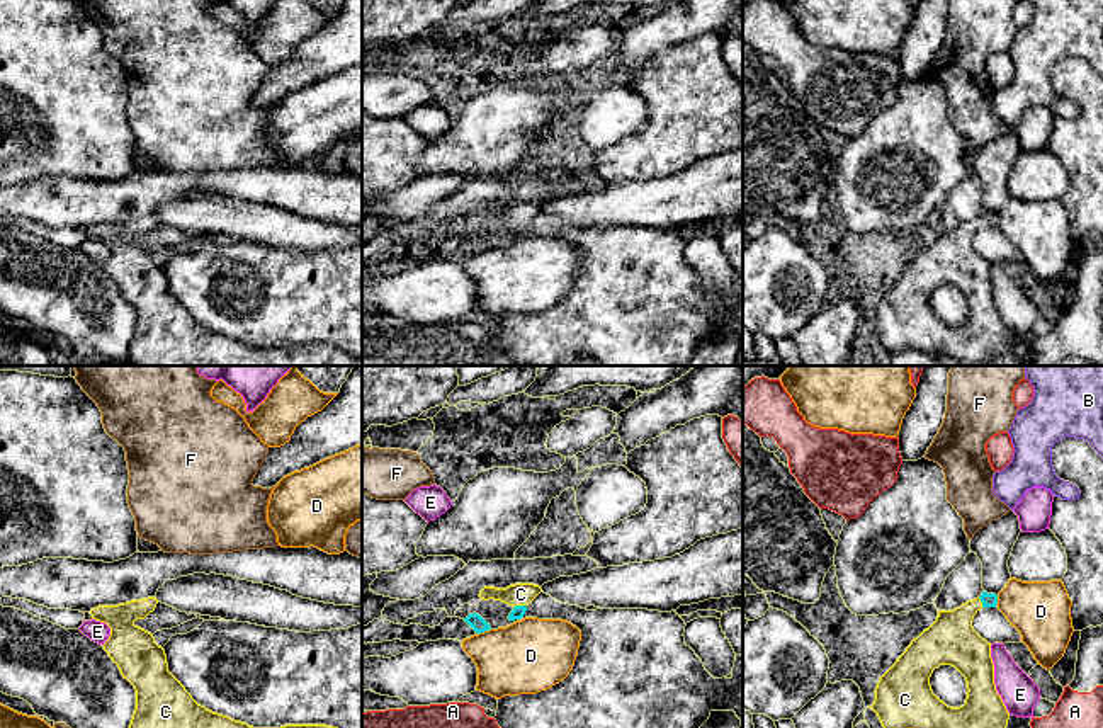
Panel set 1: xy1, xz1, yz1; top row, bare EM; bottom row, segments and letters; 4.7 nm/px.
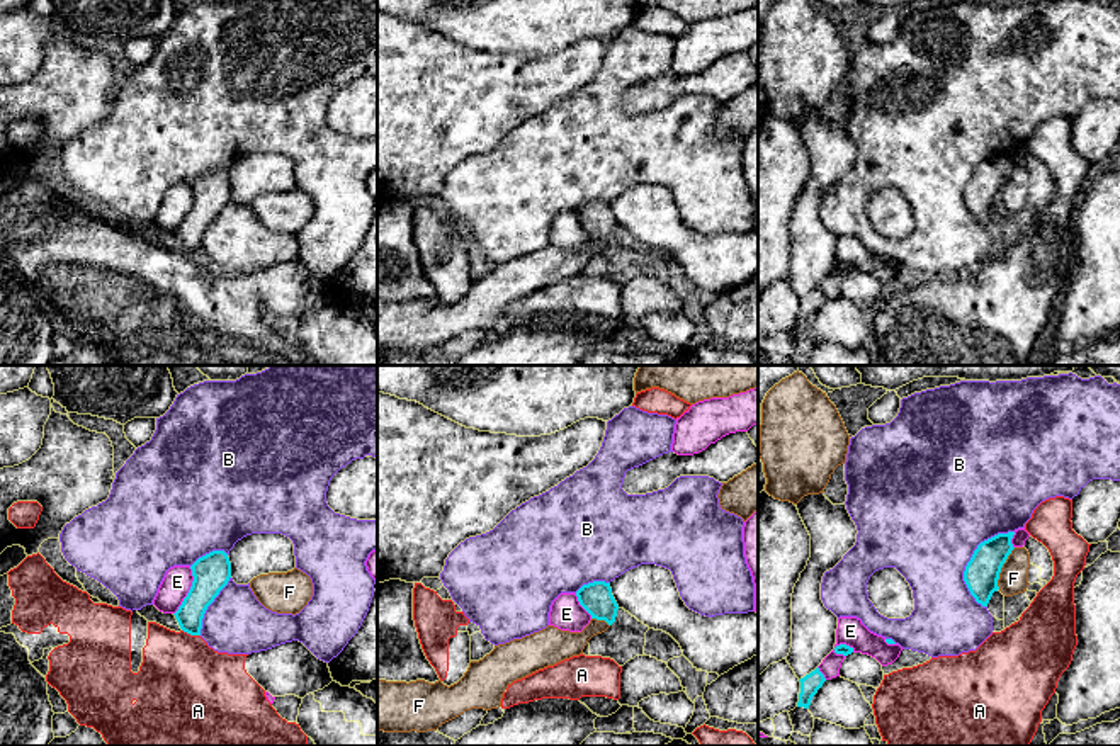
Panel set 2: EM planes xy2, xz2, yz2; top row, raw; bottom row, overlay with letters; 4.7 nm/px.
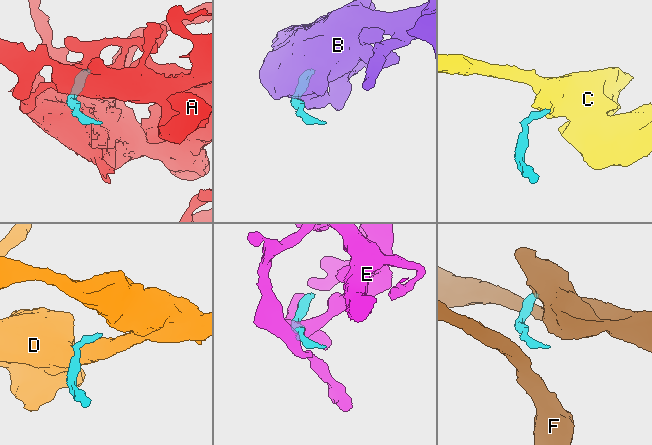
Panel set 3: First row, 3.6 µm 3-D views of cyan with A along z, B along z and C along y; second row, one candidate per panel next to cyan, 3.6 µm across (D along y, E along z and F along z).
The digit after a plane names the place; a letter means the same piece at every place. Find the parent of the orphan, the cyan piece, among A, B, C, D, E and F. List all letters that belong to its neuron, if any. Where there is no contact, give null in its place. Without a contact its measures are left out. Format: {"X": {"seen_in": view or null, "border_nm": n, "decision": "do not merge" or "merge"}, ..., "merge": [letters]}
{"A": {"seen_in": "xy2", "border_nm": 90, "decision": "do not merge"}, "B": {"seen_in": "yz2", "border_nm": 400, "decision": "do not merge"}, "C": {"seen_in": "xz1", "border_nm": 70, "decision": "merge"}, "D": {"seen_in": "xz1", "border_nm": 70, "decision": "do not merge"}, "E": {"seen_in": "xy2", "border_nm": 240, "decision": "do not merge"}, "F": {"seen_in": "yz2", "border_nm": 220, "decision": "do not merge"}, "merge": ["C"]}

